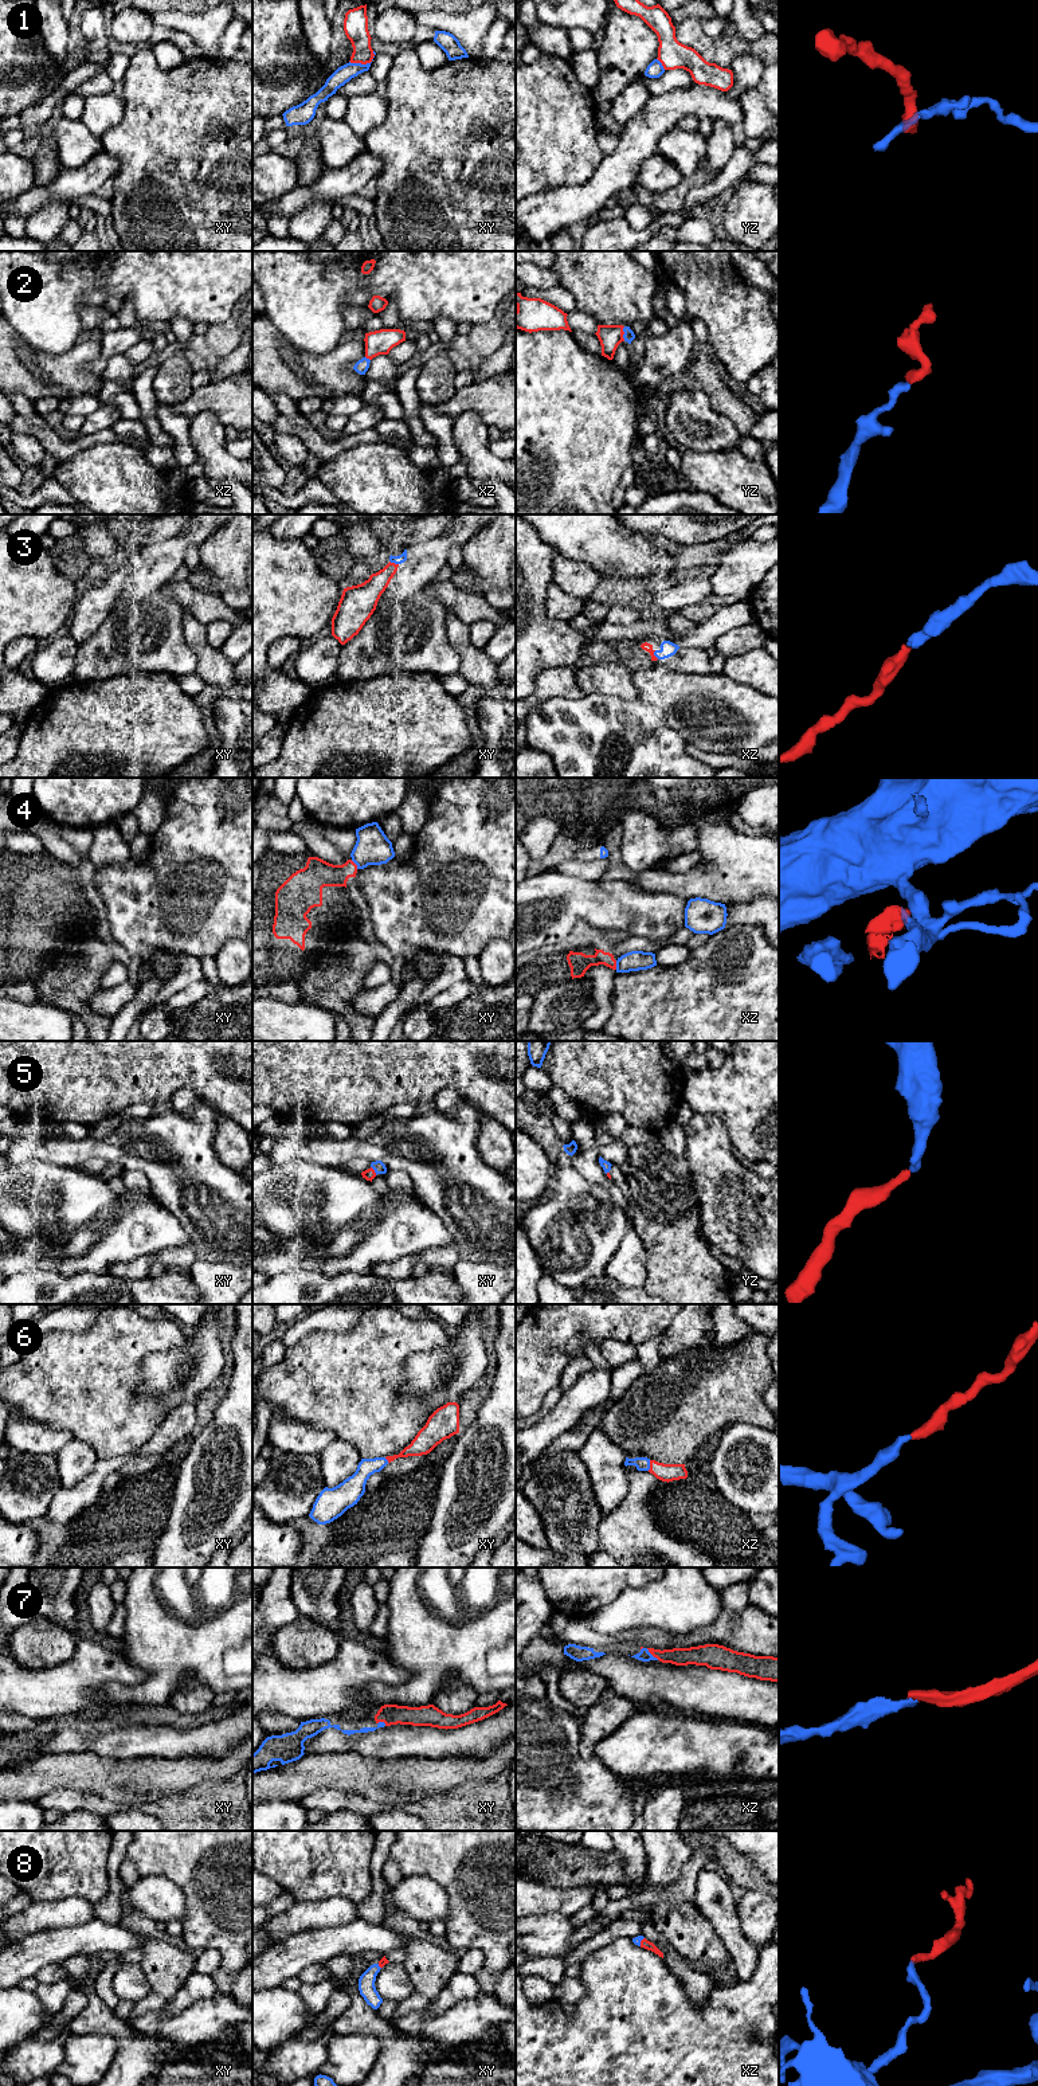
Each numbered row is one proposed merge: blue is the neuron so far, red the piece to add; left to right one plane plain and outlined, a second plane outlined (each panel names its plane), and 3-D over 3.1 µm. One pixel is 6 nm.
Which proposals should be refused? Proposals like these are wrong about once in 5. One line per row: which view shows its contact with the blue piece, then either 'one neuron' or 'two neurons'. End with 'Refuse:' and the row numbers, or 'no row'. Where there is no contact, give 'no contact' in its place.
1: meets blue in xy; two neurons
2: meets blue in yz; one neuron
3: meets blue in xy; one neuron
4: meets blue in xy; two neurons
5: meets blue in xy; one neuron
6: meets blue in xz; one neuron
7: meets blue in xz; one neuron
8: meets blue in xz; one neuron
Refuse: 1, 4

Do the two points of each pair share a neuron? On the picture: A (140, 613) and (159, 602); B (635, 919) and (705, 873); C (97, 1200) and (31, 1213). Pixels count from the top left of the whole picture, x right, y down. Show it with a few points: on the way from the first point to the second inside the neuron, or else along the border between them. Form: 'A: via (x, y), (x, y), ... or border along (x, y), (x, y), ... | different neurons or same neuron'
A: via (144, 613), (148, 613), (155, 606) | same neuron
B: border along (643, 889), (670, 892), (688, 900) | different neurons
C: via (81, 1201), (69, 1201), (58, 1212), (47, 1213) | same neuron

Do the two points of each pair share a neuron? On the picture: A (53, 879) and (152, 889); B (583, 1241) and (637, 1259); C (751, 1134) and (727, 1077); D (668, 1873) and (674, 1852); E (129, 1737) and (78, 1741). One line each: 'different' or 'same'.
A: different
B: different
C: same
D: same
E: same

